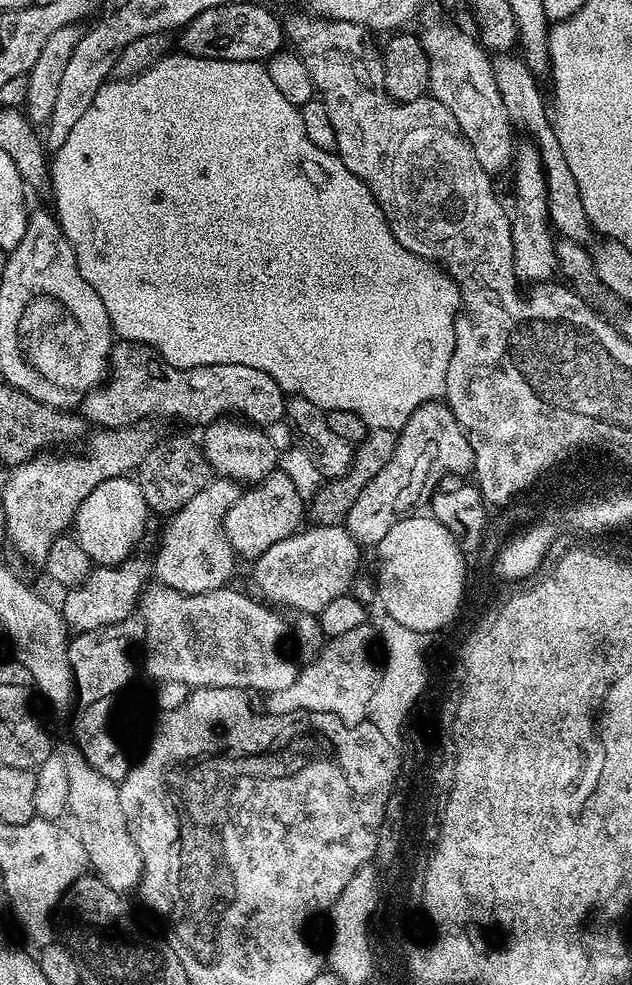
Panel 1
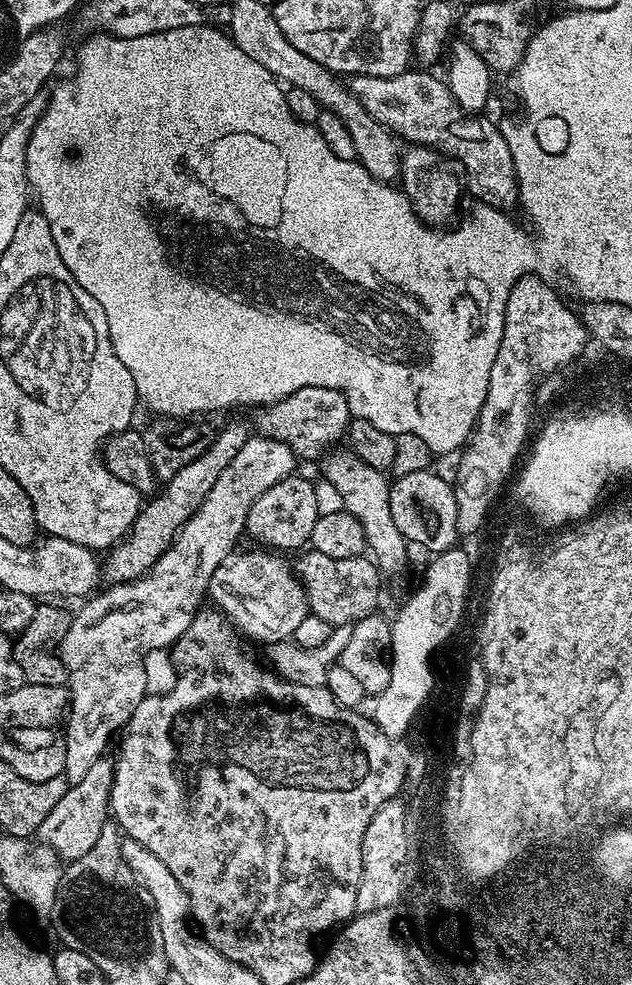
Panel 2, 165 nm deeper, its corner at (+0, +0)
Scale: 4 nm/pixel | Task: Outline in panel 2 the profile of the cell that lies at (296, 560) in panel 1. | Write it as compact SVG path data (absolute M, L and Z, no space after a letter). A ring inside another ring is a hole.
M272 550L244 552L233 555L228 563L214 570L208 596L215 607L238 625L239 631L256 640L275 642L295 637L302 618L310 614L308 595L300 583L293 565L287 564ZM241 555L241 556L240 556ZM236 620L237 621L236 621Z

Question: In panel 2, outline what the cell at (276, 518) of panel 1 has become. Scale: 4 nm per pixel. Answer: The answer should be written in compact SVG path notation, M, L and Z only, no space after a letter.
M297 474L287 476L286 479L270 486L270 490L266 490L266 494L262 494L262 498L258 498L254 506L250 506L247 533L272 548L280 546L303 549L311 541L314 522L322 514L320 500L316 497L316 486L313 481L303 480Z

